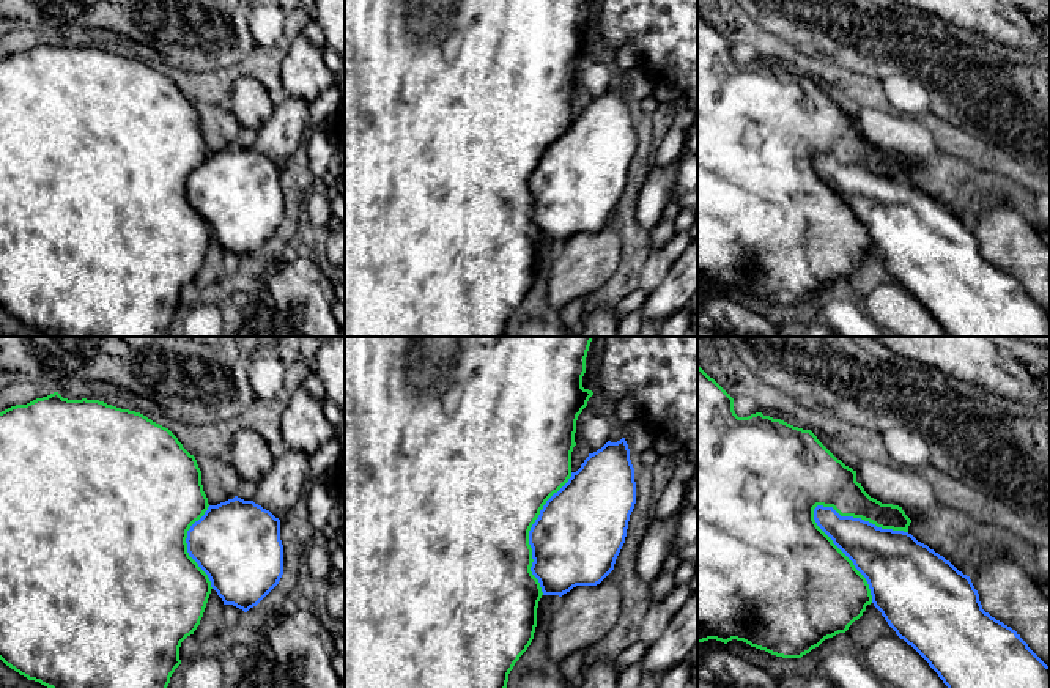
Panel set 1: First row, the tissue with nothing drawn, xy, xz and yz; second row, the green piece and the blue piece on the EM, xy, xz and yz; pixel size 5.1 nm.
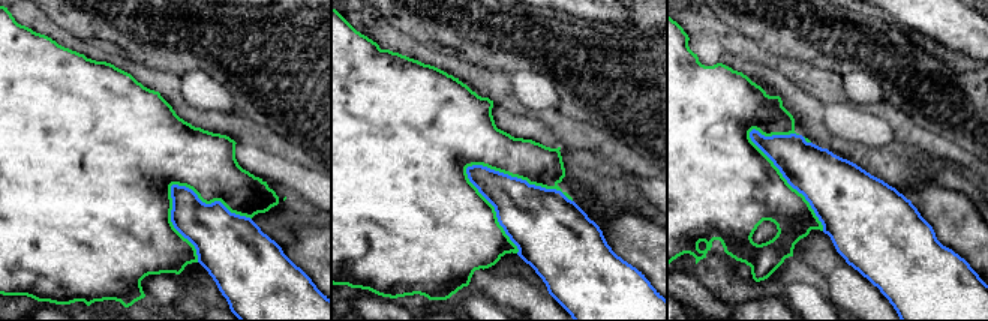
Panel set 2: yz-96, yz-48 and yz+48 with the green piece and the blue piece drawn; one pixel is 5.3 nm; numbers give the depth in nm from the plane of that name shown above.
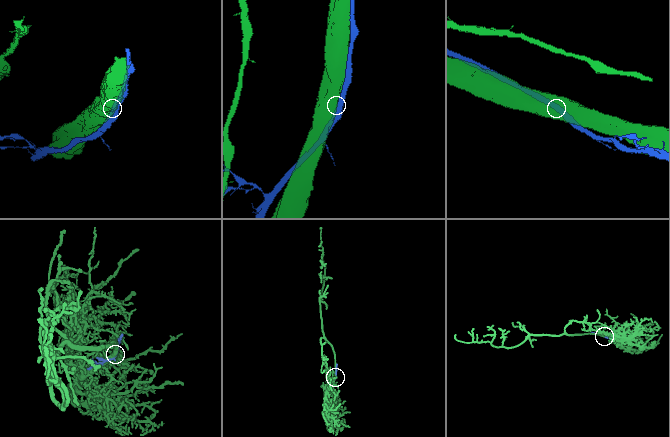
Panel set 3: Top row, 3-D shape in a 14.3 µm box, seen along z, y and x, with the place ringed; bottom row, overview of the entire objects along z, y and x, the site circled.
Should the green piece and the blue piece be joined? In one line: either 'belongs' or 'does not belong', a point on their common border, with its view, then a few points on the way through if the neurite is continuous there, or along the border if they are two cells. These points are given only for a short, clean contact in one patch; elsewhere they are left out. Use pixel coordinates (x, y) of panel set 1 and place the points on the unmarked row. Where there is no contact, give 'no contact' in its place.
belongs; contact yz (842, 200)

